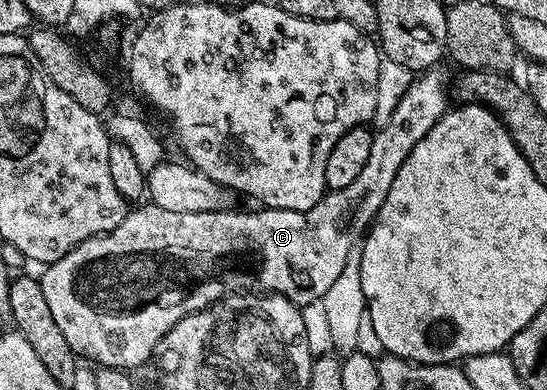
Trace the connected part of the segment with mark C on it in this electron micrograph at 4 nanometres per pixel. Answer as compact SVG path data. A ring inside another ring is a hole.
M436 66L433 68L424 68L422 72L418 73L412 79L411 85L409 86L409 90L405 90L405 94L401 96L401 102L397 102L397 110L393 110L393 114L389 114L389 122L385 122L384 124L378 125L377 131L375 132L375 137L373 138L373 150L369 150L369 158L365 161L365 166L361 170L360 176L354 180L351 185L345 186L345 190L330 190L328 191L322 198L321 202L317 202L317 206L313 206L307 212L298 212L297 210L281 210L280 208L265 208L260 207L258 209L259 212L239 212L240 210L232 210L229 212L194 212L193 214L181 214L174 210L161 210L161 206L157 206L156 204L147 202L144 203L144 208L137 208L141 206L135 206L128 211L127 216L123 219L123 221L118 224L115 229L111 232L103 232L99 236L90 236L85 242L81 242L77 247L73 250L69 250L69 254L65 254L60 260L57 262L53 262L52 264L46 265L42 269L43 276L40 275L38 277L39 285L41 286L41 290L45 290L45 302L49 306L50 312L53 314L54 320L57 321L57 326L61 330L61 334L65 334L65 342L69 342L69 346L73 351L78 354L80 357L88 356L91 360L96 360L94 363L96 365L102 366L104 368L122 368L124 370L136 370L135 368L139 368L142 366L143 363L146 362L147 359L154 357L156 355L159 343L163 341L165 338L165 334L169 334L169 330L173 330L173 326L177 326L177 322L181 322L181 318L185 318L189 314L193 314L194 312L200 312L201 310L205 310L210 304L215 304L218 300L222 300L224 296L234 296L236 294L270 294L273 296L284 296L286 300L292 300L294 304L298 304L300 306L304 304L308 304L309 302L313 302L314 300L322 300L323 295L325 294L325 290L329 290L329 286L333 286L333 282L336 278L338 278L341 274L341 270L345 270L345 262L349 258L349 250L353 250L357 247L357 245L362 241L366 231L371 226L371 221L375 219L375 215L381 210L381 206L385 202L385 194L389 194L389 186L393 186L393 178L397 178L397 170L401 170L401 162L405 162L405 158L409 158L409 154L413 150L413 146L417 146L417 142L421 142L421 138L425 138L425 134L429 134L429 130L433 130L433 126L437 126L437 122L439 119L442 118L449 110L449 103L447 104L447 96L449 100L449 93L452 91L453 88L453 72L450 72L449 69L443 68L444 66Z

